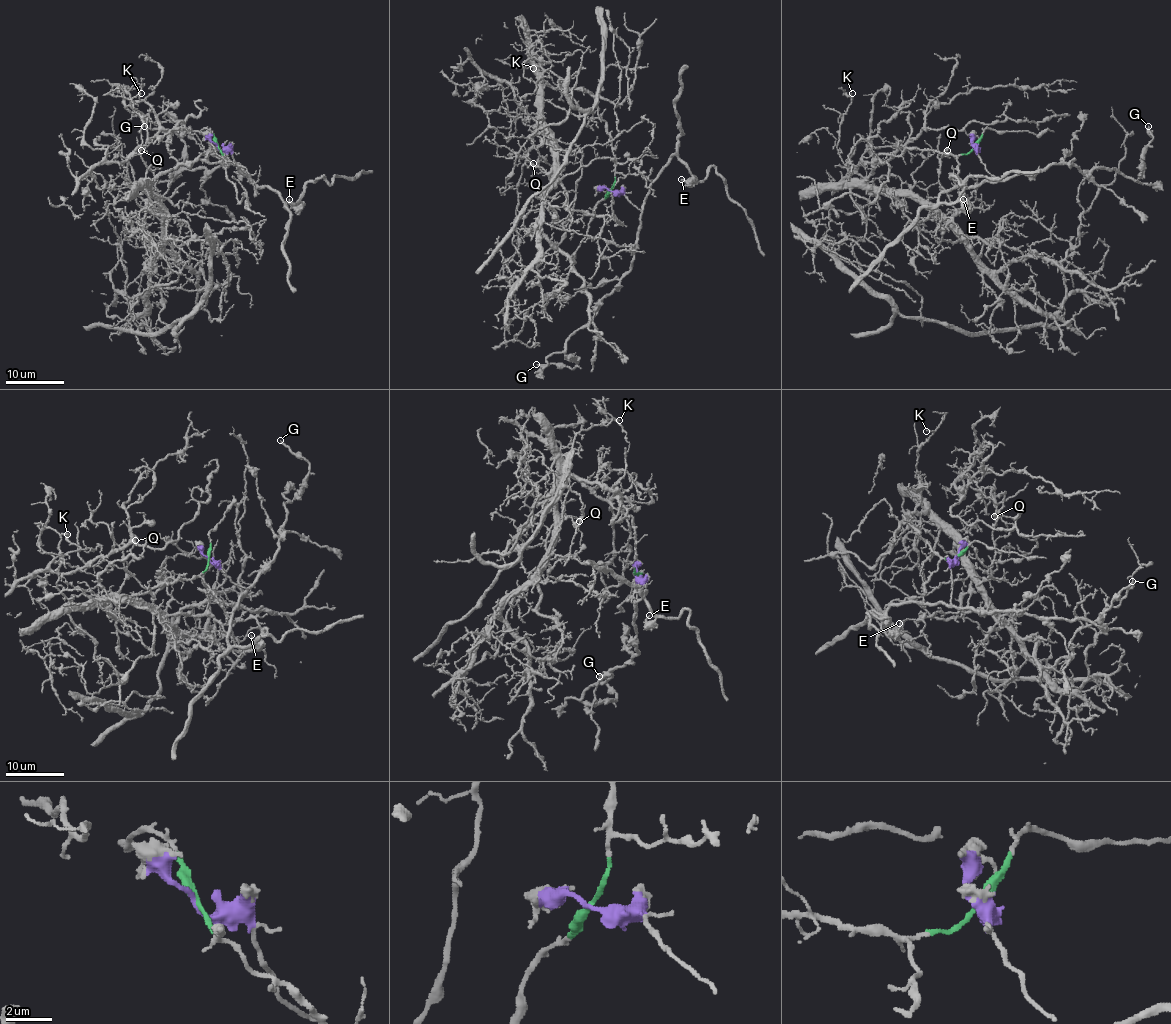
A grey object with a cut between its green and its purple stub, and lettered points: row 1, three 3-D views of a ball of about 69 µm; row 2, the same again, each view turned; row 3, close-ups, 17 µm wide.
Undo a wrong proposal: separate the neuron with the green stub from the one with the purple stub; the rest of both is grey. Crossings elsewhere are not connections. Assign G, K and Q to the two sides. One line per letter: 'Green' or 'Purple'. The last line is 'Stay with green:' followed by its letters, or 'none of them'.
G: Purple
K: Green
Q: Green
Stay with green: K, Q

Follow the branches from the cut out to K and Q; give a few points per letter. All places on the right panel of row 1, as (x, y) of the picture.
K: (974, 147), (964, 155), (910, 149), (882, 155), (863, 179), (851, 179), (837, 147), (851, 93)
Q: (974, 147), (882, 155), (866, 182), (951, 218), (938, 169), (948, 150)

